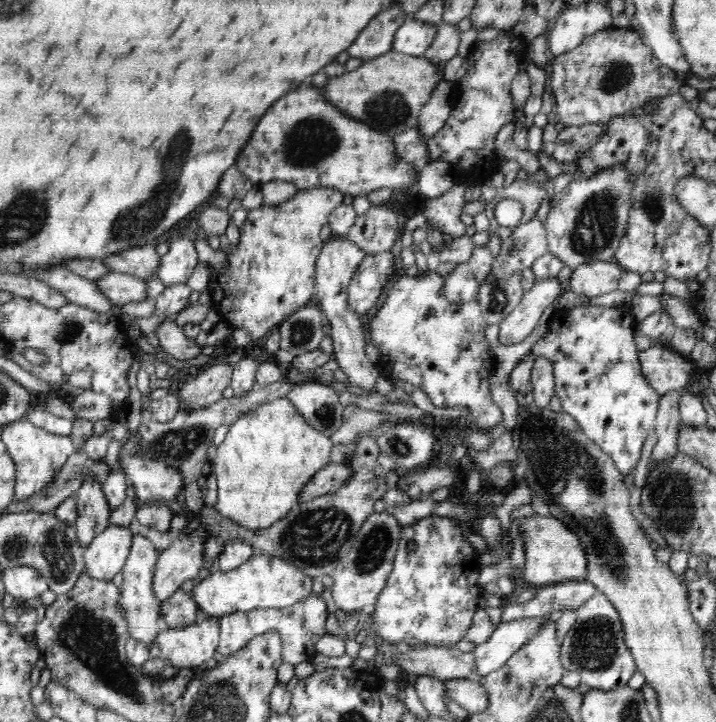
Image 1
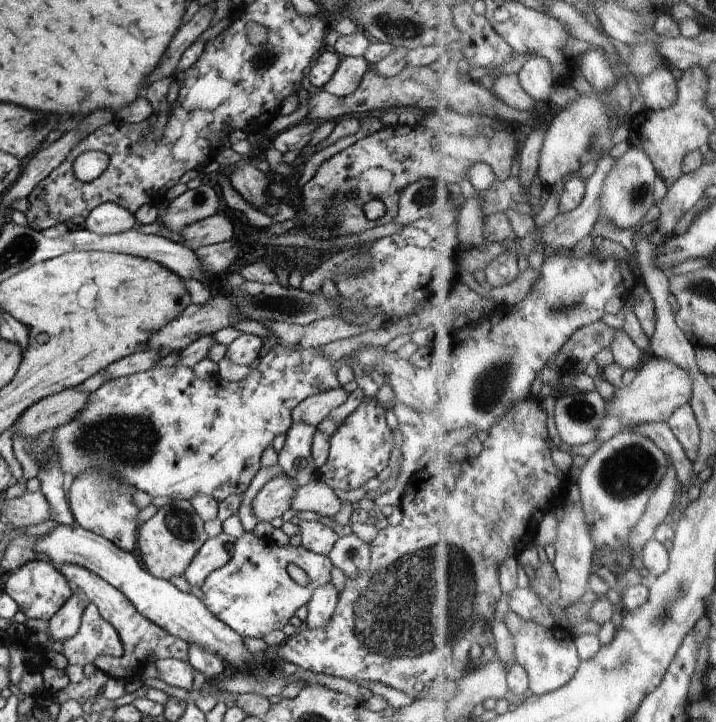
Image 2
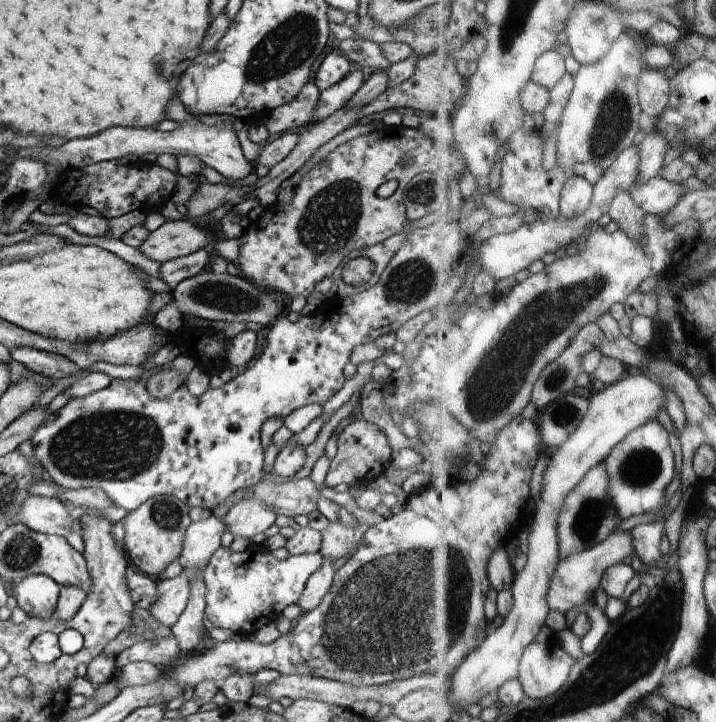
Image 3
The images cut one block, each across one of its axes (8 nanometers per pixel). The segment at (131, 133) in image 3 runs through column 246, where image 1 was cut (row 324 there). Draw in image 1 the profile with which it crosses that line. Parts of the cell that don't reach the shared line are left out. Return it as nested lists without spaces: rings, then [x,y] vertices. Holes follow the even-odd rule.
[[[166,318],[155,333],[159,338],[159,349],[176,360],[192,360],[202,352],[202,346],[198,345],[195,339],[188,338],[183,333],[183,327],[178,326],[174,319]]]

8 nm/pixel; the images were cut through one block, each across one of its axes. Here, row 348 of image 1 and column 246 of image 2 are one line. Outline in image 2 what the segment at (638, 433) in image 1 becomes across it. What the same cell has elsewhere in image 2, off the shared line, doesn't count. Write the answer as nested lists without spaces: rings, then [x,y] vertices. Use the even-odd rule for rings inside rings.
[[[246,531],[235,540],[235,547],[230,560],[224,566],[210,572],[204,579],[201,586],[202,596],[204,596],[203,603],[218,620],[225,622],[243,637],[263,638],[269,632],[284,628],[290,618],[296,614],[296,611],[311,601],[314,591],[318,587],[332,584],[330,572],[332,572],[333,567],[329,556],[315,553],[302,546],[279,546],[271,540],[270,536],[256,537],[252,531]],[[290,564],[296,564],[306,571],[306,574],[311,578],[308,586],[298,585],[290,577],[286,569]]]

